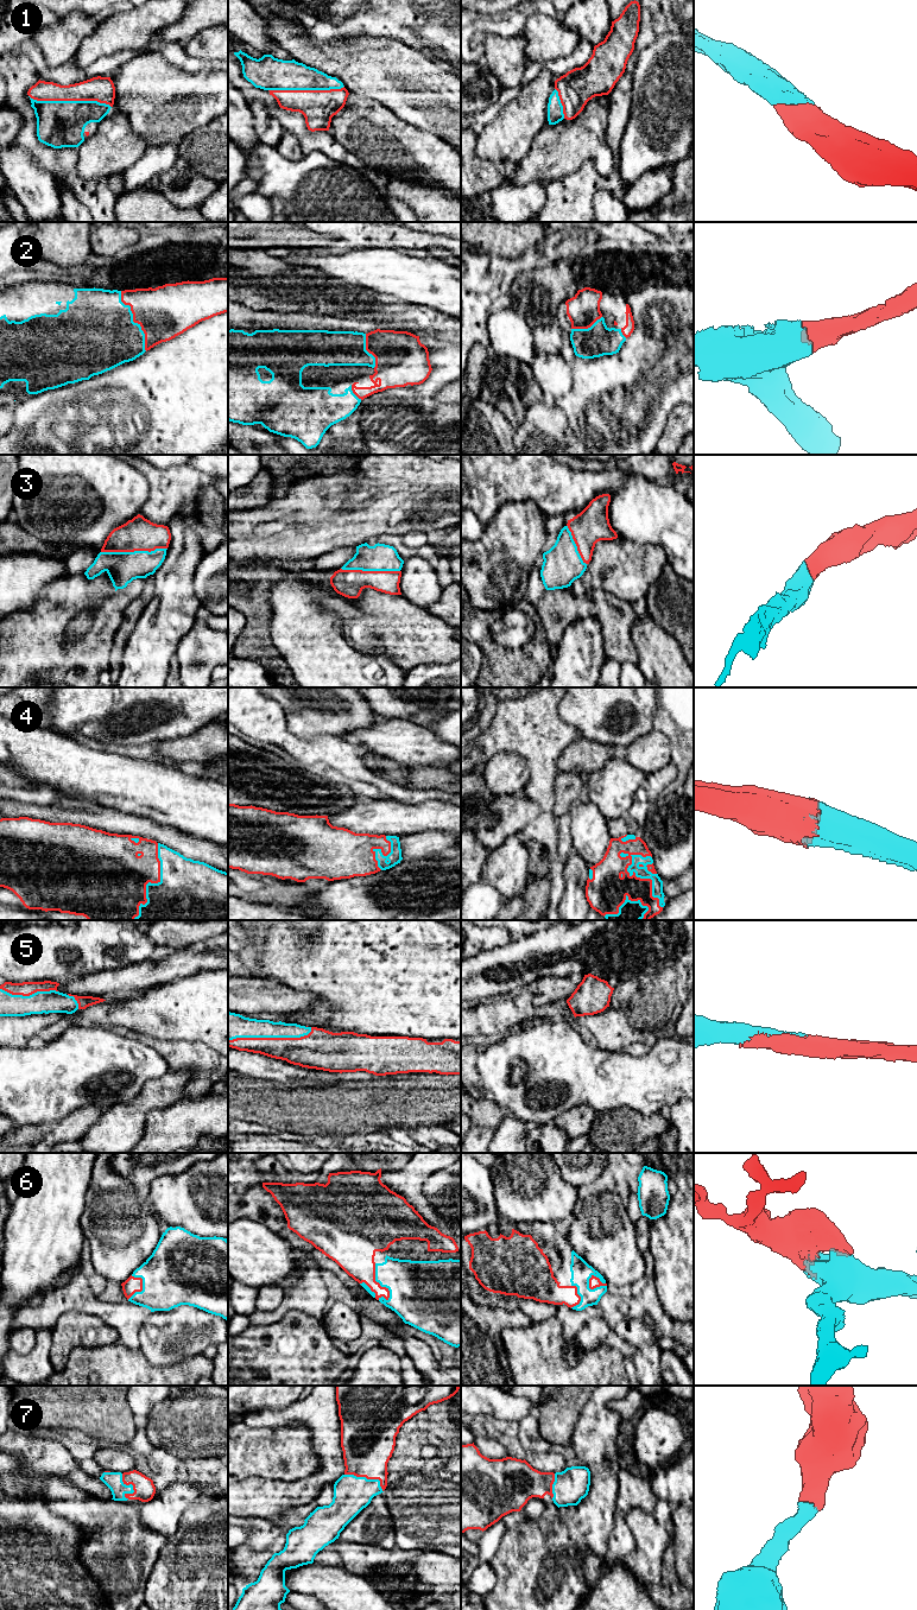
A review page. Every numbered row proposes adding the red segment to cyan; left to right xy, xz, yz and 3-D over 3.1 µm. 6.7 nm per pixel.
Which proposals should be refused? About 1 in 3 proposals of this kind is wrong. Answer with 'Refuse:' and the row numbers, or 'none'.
Refuse: none

